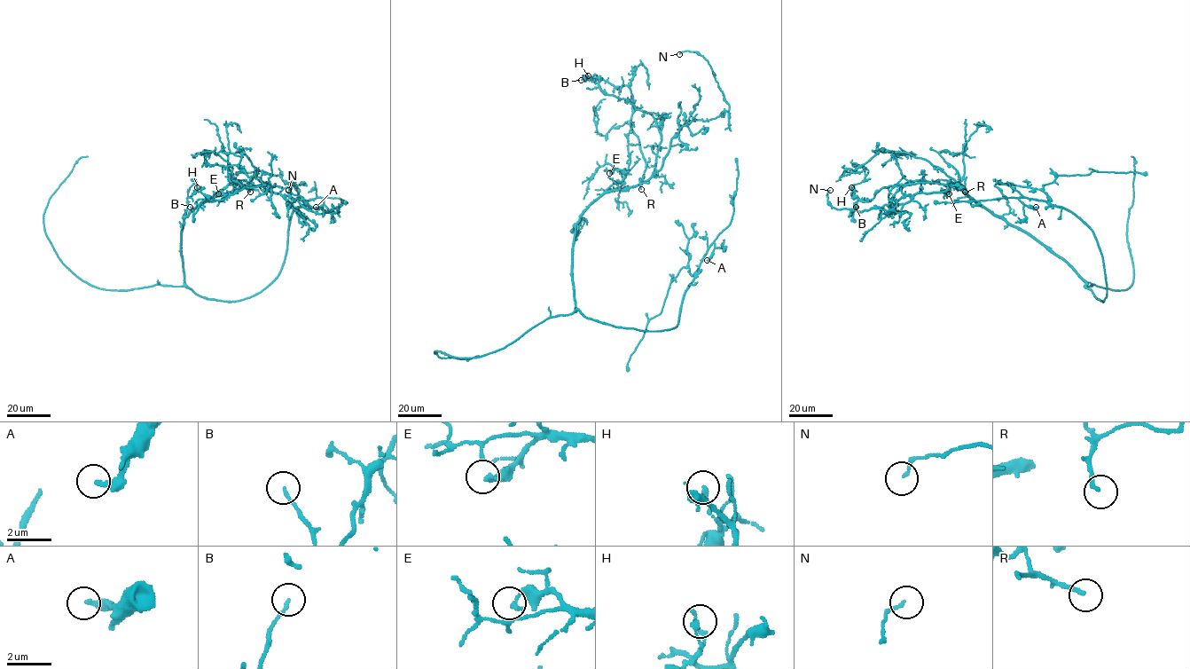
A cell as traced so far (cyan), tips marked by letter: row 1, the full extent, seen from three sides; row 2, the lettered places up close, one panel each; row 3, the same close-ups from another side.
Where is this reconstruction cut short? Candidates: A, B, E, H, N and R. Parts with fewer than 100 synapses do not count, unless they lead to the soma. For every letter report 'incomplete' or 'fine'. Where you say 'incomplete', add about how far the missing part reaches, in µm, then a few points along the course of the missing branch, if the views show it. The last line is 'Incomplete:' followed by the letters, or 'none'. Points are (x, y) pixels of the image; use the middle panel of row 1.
A: fine
B: fine
E: fine
H: fine
N: fine
R: fine
Incomplete: none

